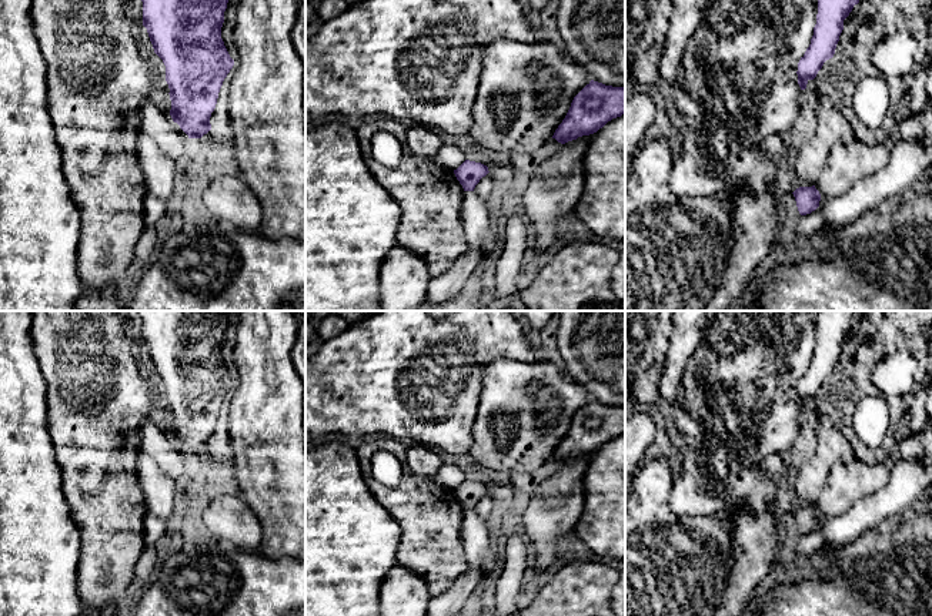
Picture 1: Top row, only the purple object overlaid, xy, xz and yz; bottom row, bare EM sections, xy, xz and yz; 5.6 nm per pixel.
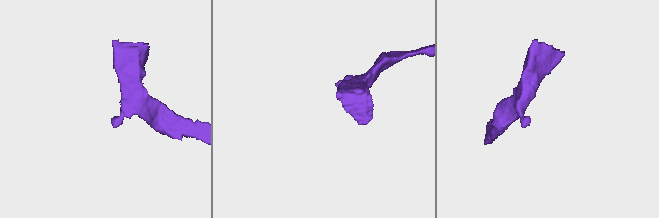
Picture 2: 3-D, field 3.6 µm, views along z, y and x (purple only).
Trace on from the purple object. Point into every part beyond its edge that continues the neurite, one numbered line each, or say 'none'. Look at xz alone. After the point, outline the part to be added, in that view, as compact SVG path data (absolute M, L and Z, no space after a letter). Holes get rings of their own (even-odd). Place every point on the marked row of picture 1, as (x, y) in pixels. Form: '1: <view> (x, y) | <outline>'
none

